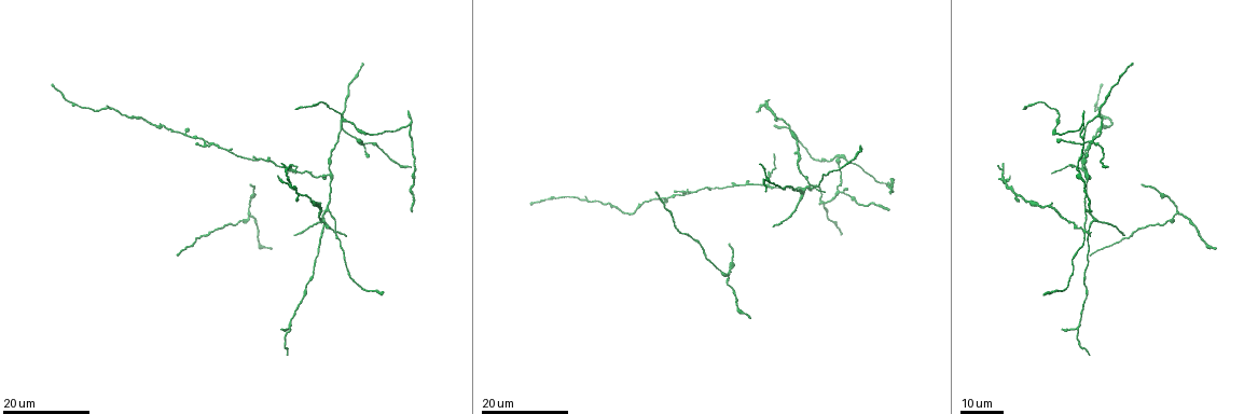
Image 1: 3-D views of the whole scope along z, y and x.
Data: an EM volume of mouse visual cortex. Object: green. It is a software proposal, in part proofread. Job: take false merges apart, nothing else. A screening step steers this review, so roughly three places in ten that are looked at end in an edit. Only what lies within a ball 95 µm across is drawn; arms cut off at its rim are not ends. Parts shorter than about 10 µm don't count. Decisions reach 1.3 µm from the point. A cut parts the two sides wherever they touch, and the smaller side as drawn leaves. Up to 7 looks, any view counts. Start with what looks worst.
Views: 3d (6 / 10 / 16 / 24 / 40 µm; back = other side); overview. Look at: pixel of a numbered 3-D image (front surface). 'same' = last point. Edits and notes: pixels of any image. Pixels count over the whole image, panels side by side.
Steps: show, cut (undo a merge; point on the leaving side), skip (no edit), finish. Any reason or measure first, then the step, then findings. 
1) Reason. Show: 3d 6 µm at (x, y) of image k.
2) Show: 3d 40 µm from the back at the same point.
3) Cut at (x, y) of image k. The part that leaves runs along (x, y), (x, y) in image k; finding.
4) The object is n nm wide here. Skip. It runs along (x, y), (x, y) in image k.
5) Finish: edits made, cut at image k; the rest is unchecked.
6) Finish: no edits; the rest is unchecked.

Four arms meet. Show: 3d 16 µm at (332, 230) of image 1.

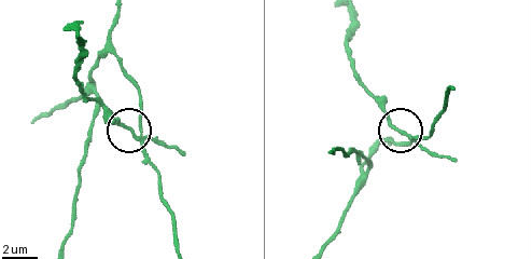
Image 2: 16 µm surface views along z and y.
Show: 3d 10 µm at (405, 136) of image 2.

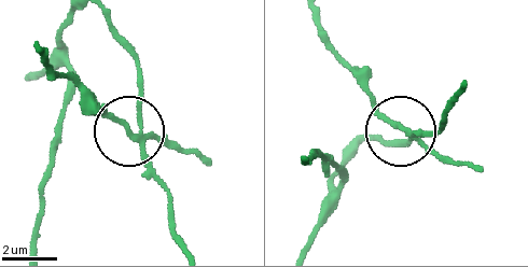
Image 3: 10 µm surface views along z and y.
4 arms meet here. Cut at (176, 144) of image 3. The part that leaves runs along (140, 140), (57, 74), (45, 56) in image 3; a second cell is stuck on.

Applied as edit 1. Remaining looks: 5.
Show: 3d 16 µm at (1097, 116) of image 1.

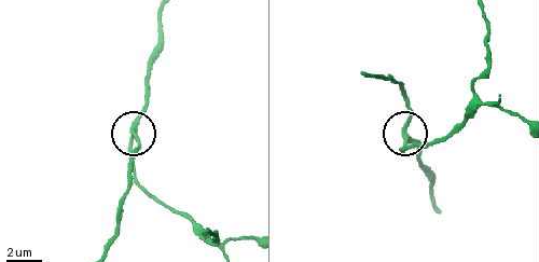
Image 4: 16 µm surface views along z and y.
Show: 3d 6 µm at (405, 141) of image 4.

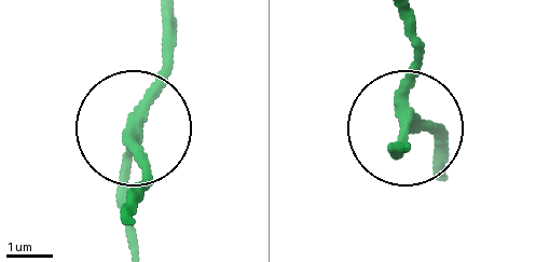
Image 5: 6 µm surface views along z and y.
The object is 250 nm wide here. Skip. Continuous, no second cell.

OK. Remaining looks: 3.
Arms part here. Show: 3d 24 µm at (1085, 174) of image 1.

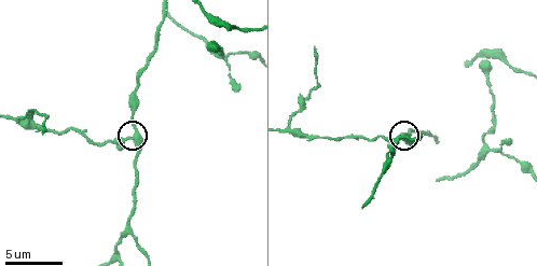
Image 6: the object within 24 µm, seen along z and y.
Show: 3d 10 µm at (139, 134) of image 6.

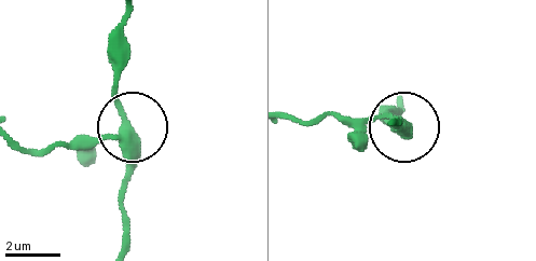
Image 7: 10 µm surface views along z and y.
3 arms meet here. Cut at (81, 138) of image 7. The part that leaves runs along (122, 136), (82, 136), (33, 150), (19, 146) in image 7; a second cell is stuck on.

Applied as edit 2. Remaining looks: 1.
Two arms at a narrow angle. Show: 3d 10 µm at (486, 151) of image 6.

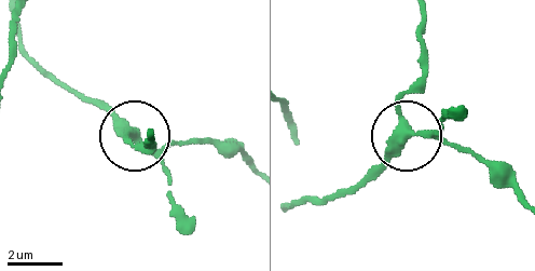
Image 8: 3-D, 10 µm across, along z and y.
The object is 280 nm wide here. Skip. Continuous, no second cell.

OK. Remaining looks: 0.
Finish: edits made, cut at image 3, cut at image 7; the rest is unchecked.

